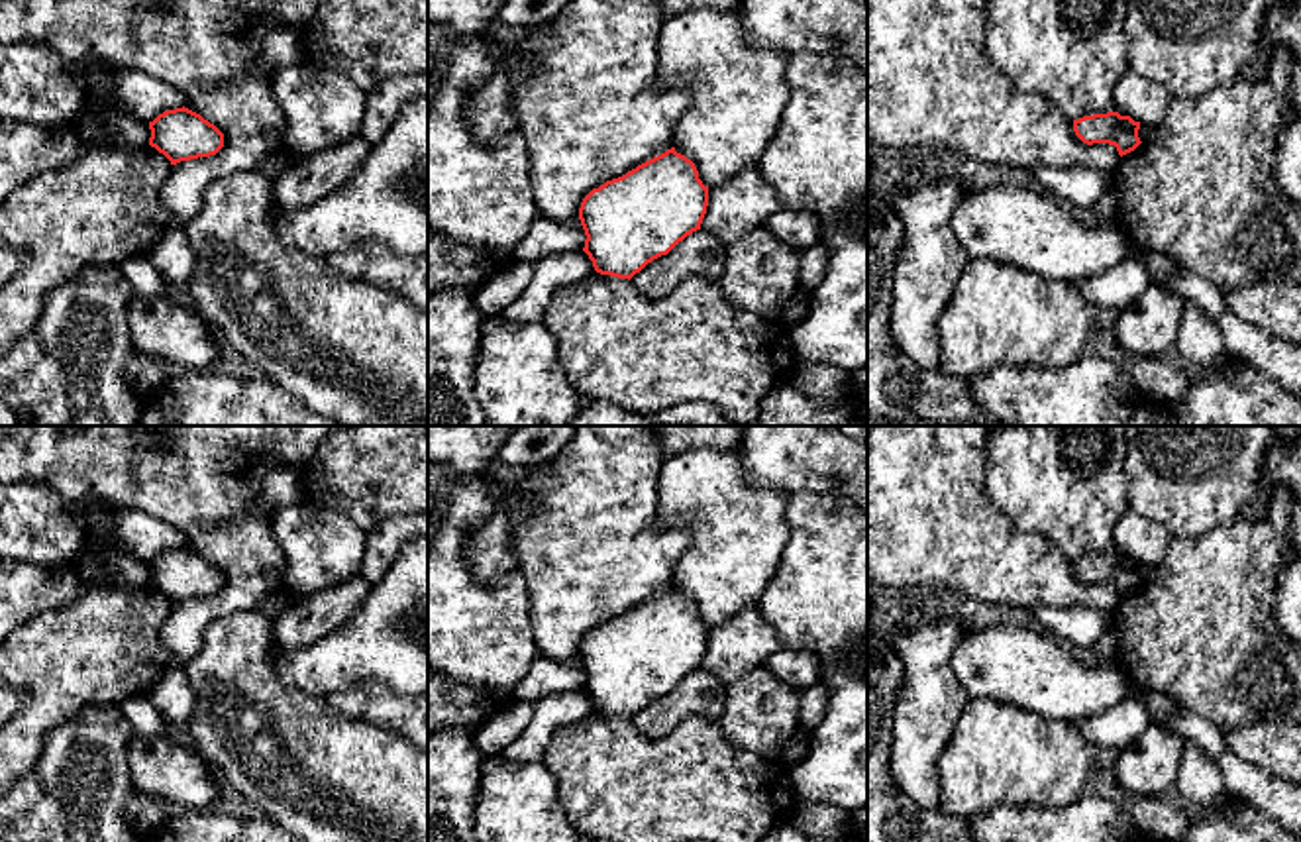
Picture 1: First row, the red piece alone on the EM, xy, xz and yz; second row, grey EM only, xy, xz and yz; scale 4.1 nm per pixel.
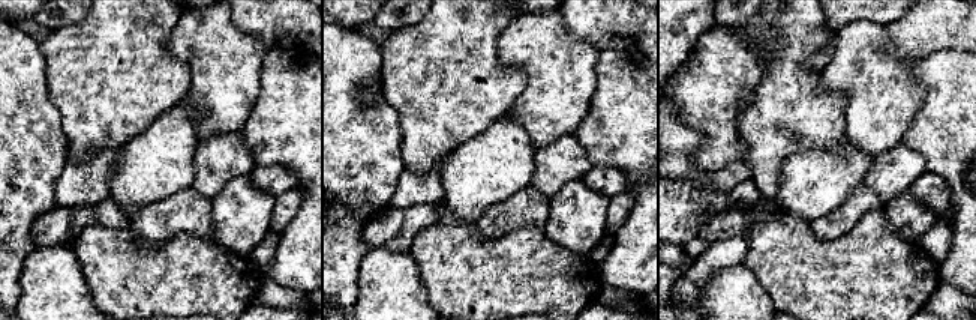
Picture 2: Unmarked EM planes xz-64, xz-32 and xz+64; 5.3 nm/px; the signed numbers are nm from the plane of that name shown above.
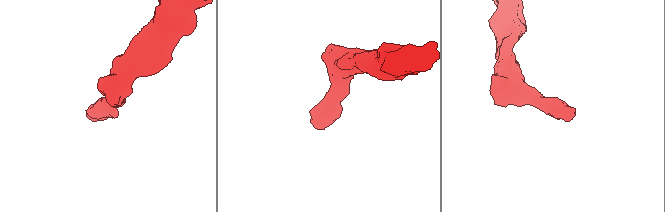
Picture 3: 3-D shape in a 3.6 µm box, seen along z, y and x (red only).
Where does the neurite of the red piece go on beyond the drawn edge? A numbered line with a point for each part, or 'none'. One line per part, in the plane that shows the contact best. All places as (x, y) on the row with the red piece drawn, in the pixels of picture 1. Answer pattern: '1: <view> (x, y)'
none

